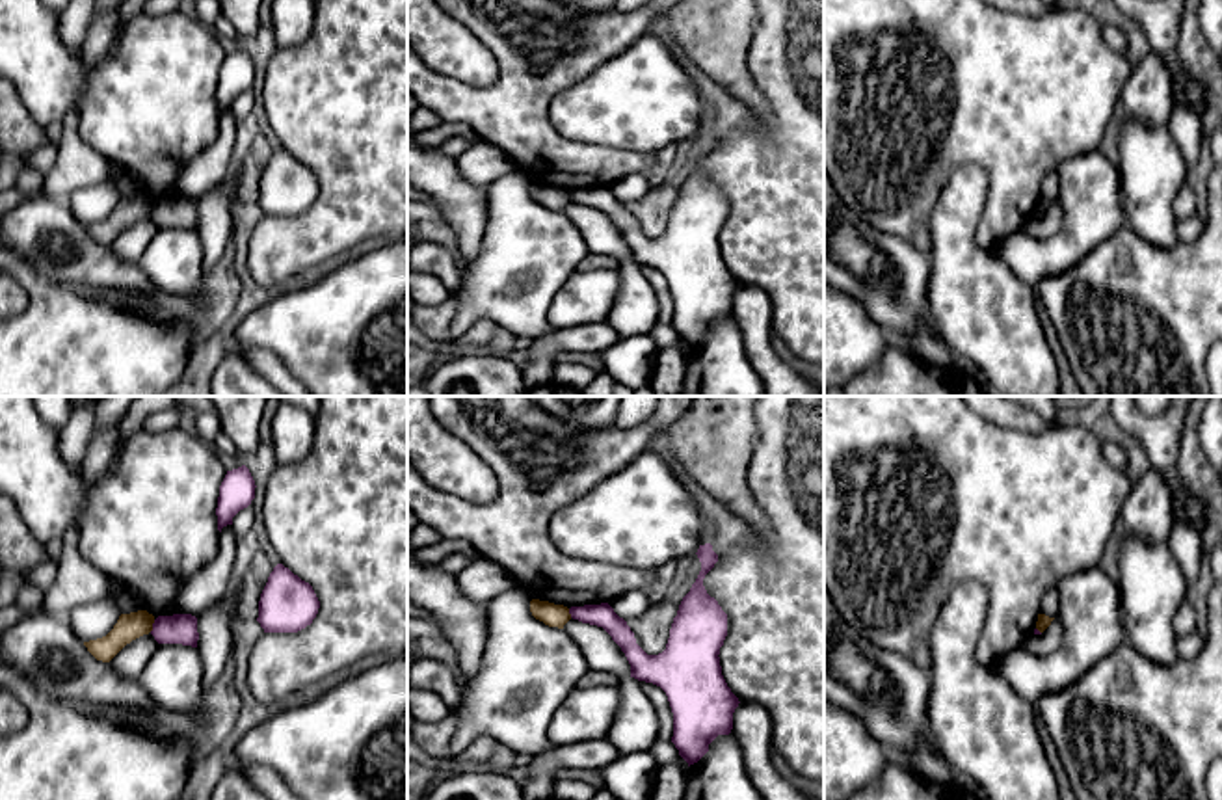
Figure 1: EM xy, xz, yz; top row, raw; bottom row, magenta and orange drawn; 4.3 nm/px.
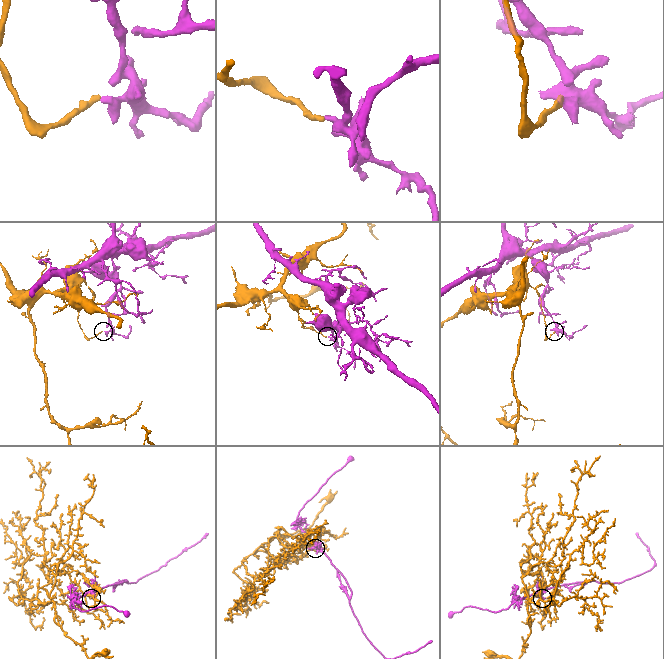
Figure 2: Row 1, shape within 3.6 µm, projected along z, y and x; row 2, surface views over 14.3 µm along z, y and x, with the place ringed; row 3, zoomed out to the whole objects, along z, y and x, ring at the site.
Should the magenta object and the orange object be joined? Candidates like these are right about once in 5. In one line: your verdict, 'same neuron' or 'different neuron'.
different neuron

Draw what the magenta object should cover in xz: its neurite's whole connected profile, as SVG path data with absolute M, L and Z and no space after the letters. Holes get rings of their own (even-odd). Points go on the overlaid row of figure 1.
M711 543L699 545L701 571L683 597L673 618L666 649L647 655L634 633L608 603L571 607L573 620L603 627L621 647L631 677L660 687L673 713L671 742L690 765L697 763L718 735L733 729L733 713L738 698L727 687L720 647L727 636L727 614L703 586L705 575L718 562Z

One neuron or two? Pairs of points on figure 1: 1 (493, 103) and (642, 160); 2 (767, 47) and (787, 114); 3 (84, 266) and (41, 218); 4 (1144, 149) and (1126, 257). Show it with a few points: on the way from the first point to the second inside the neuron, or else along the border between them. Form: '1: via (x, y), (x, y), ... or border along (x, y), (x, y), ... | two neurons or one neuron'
1: via (531, 138), (551, 159), (560, 162), (605, 162) | one neuron
2: via (782, 64), (787, 97) | one neuron
3: via (82, 252), (75, 239), (64, 229), (56, 229) | one neuron
4: border along (1126, 224), (1157, 246), (1172, 246) | two neurons

